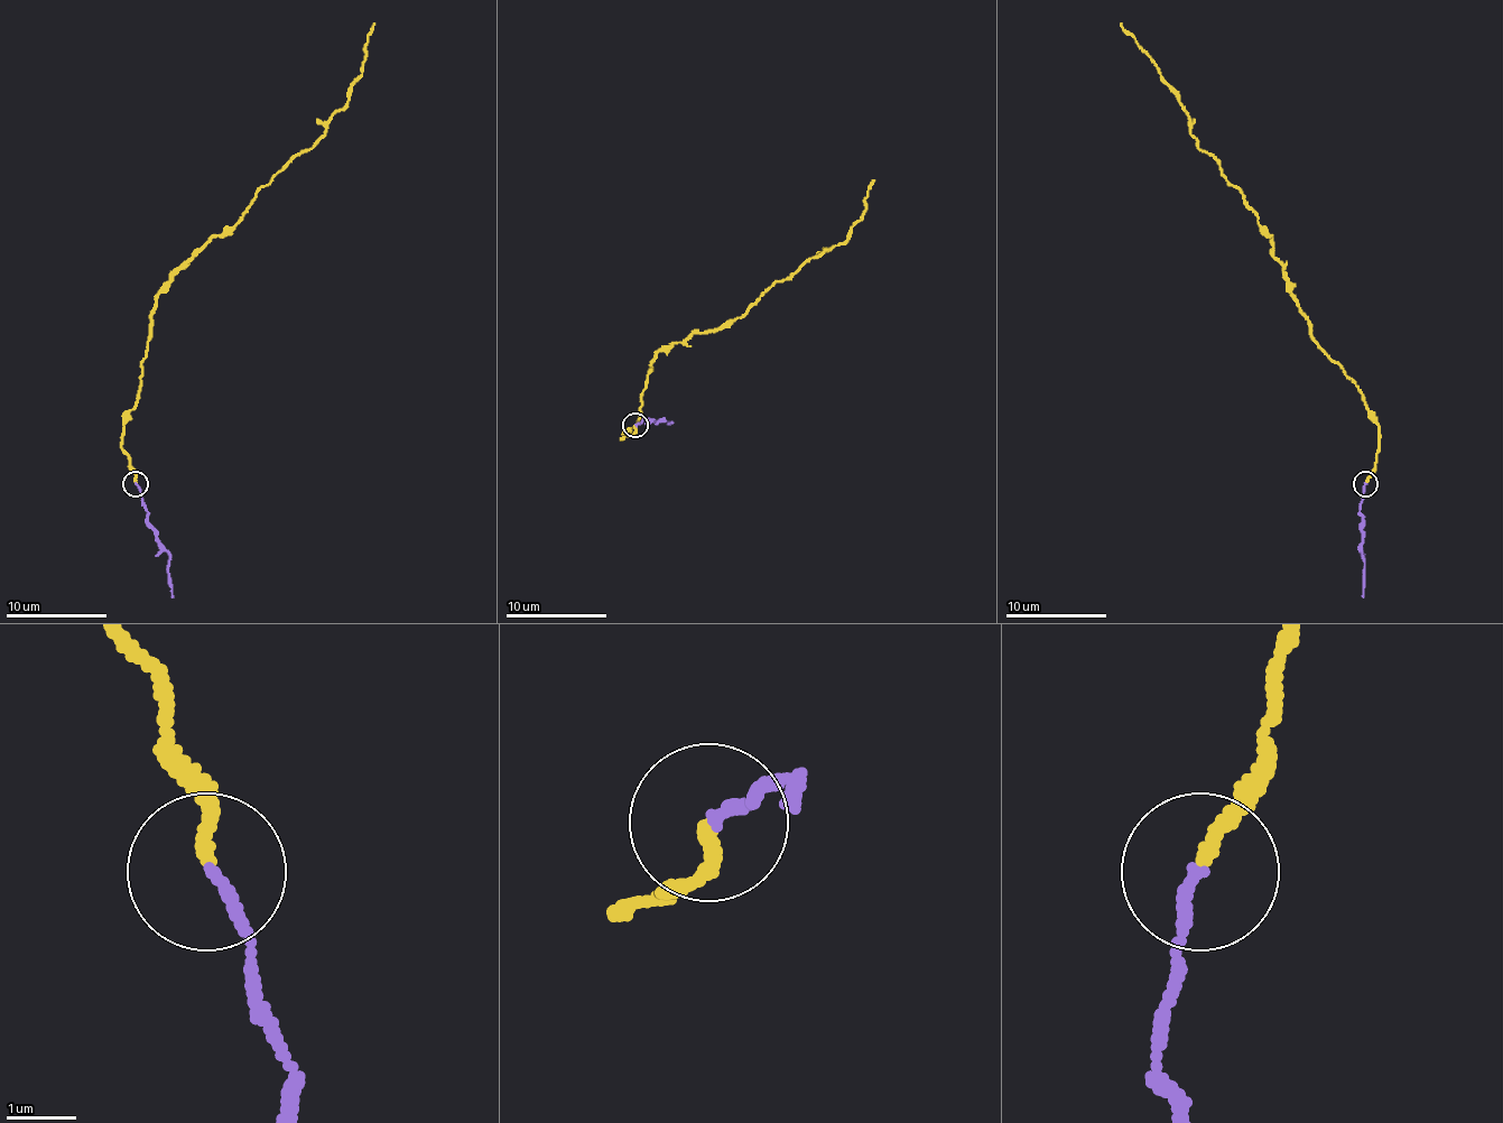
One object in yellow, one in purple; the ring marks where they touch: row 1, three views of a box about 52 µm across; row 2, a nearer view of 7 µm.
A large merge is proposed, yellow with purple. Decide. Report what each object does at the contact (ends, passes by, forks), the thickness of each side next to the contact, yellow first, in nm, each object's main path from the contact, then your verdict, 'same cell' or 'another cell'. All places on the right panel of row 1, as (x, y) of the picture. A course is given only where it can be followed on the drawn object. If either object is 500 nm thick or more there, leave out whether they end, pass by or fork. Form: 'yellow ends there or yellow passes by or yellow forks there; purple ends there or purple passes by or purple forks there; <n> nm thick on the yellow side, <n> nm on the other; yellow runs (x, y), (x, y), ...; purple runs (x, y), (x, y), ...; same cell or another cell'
yellow ends there; purple ends there; 200 nm thick on the yellow side, 160 nm on the other; yellow runs (1365, 482), (1375, 466), (1378, 419), (1317, 343), (1267, 230), (1198, 147), (1159, 66), (1121, 24); purple runs (1365, 484), (1360, 504), (1365, 557), (1362, 597); another cell

